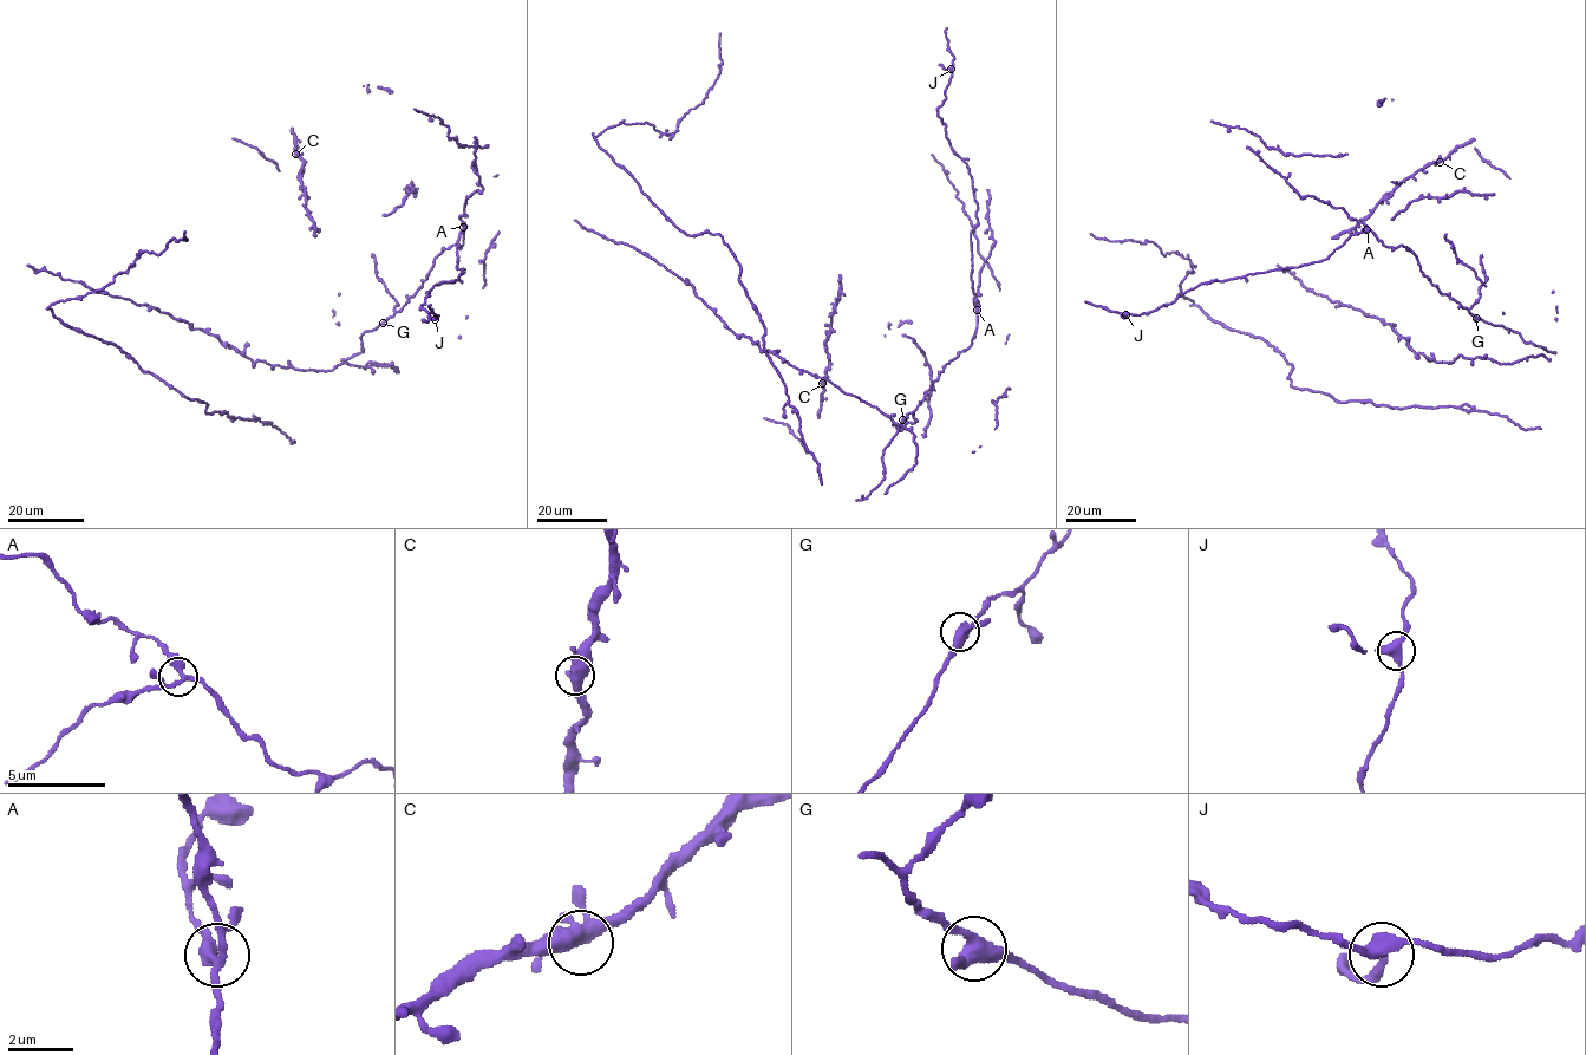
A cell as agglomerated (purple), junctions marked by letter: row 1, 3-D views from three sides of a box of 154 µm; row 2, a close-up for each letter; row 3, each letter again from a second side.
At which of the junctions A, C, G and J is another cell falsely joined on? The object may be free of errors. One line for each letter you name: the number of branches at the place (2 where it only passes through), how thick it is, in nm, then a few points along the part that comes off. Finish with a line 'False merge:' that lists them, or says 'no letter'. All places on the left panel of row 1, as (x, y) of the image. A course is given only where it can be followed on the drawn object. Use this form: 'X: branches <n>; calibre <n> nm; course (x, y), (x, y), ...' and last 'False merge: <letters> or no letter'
False merge: no letter

